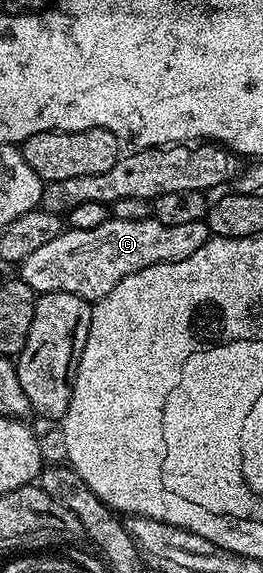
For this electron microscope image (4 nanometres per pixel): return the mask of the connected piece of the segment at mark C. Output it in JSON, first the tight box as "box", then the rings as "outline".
{"box":[18,218,209,302],"outline":[[[109,218],[93,230],[64,230],[46,246],[33,250],[29,258],[18,265],[18,279],[24,280],[37,294],[64,292],[77,294],[82,300],[94,302],[105,298],[121,278],[145,270],[145,266],[181,262],[189,254],[197,254],[209,238],[206,220],[185,222],[181,226],[165,226],[160,220],[121,222]]]}

